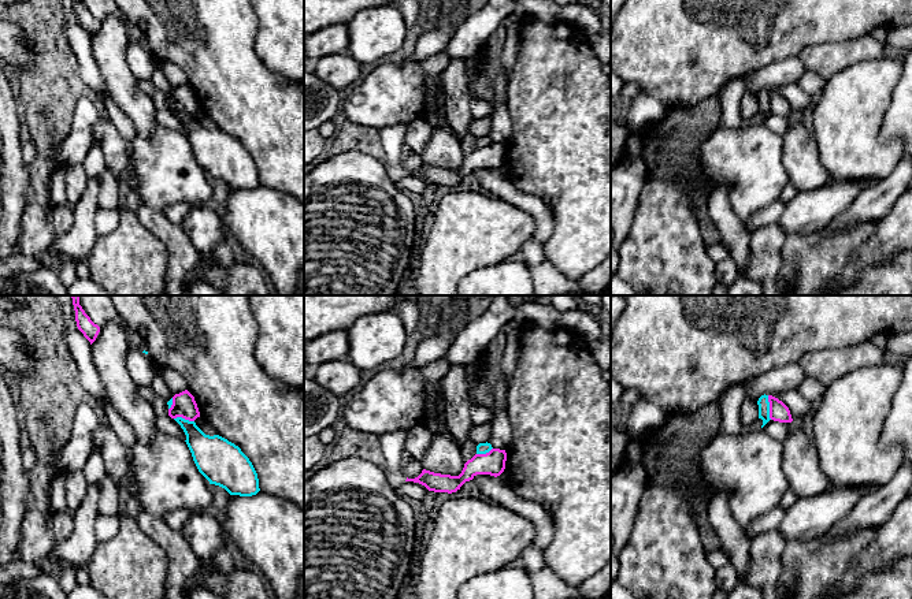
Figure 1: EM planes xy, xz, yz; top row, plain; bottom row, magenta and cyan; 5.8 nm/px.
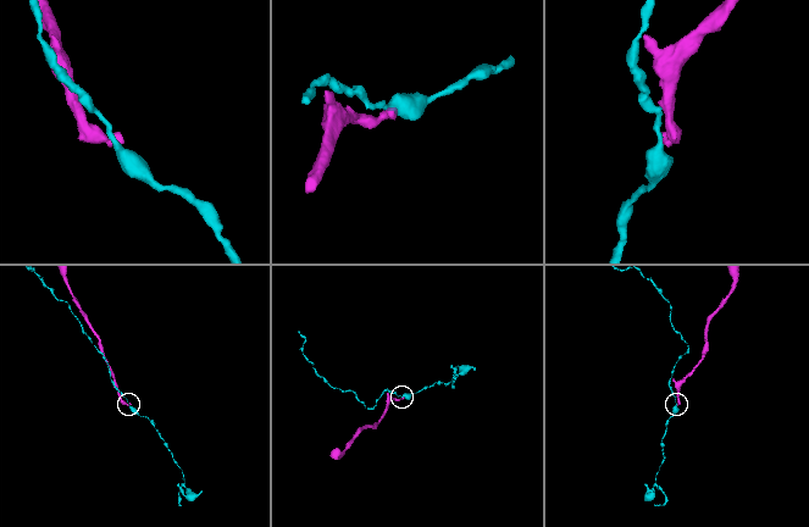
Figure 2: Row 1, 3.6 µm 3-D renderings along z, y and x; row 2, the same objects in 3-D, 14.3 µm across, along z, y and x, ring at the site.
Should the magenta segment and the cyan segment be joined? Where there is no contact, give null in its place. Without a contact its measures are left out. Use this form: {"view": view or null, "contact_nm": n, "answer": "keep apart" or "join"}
{"view": "yz", "contact_nm": 150, "answer": "keep apart"}

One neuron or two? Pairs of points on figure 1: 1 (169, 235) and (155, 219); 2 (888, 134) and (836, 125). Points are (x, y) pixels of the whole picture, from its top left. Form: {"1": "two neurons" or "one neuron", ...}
{"1": "one neuron", "2": "two neurons"}

